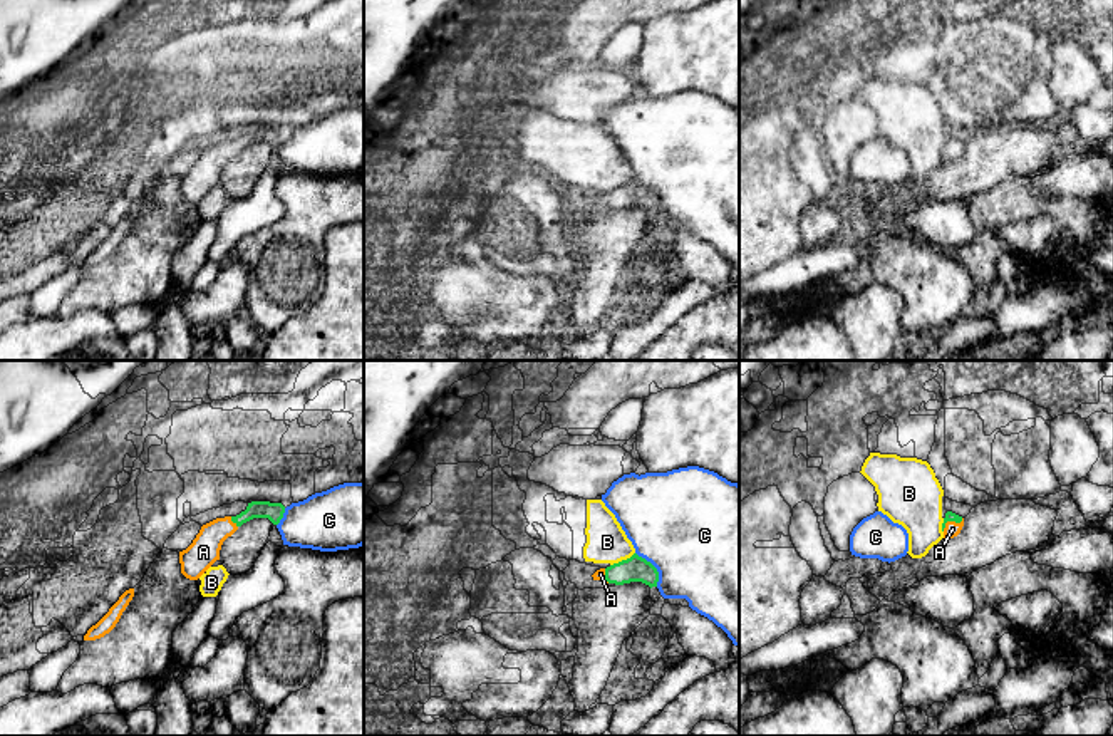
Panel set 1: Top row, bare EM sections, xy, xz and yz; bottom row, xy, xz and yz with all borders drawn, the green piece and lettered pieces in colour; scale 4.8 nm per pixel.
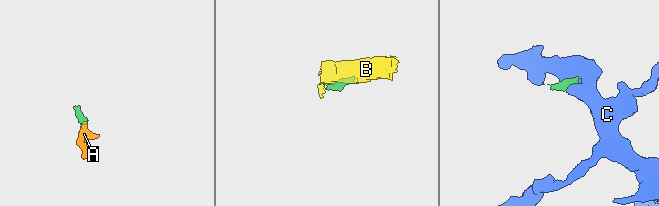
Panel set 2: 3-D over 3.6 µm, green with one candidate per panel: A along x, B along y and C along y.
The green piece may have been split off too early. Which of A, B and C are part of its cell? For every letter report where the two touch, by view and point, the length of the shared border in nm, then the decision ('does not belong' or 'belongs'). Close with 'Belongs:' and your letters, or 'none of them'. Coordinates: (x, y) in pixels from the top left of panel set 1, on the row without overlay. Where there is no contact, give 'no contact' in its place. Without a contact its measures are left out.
A: meets green in yz at (951, 145); contact 120 nm long; belongs
B: meets green in xz at (622, 185); contact 140 nm long; does not belong
C: meets green in xz at (654, 191); contact 200 nm long; does not belong
Belongs: A

